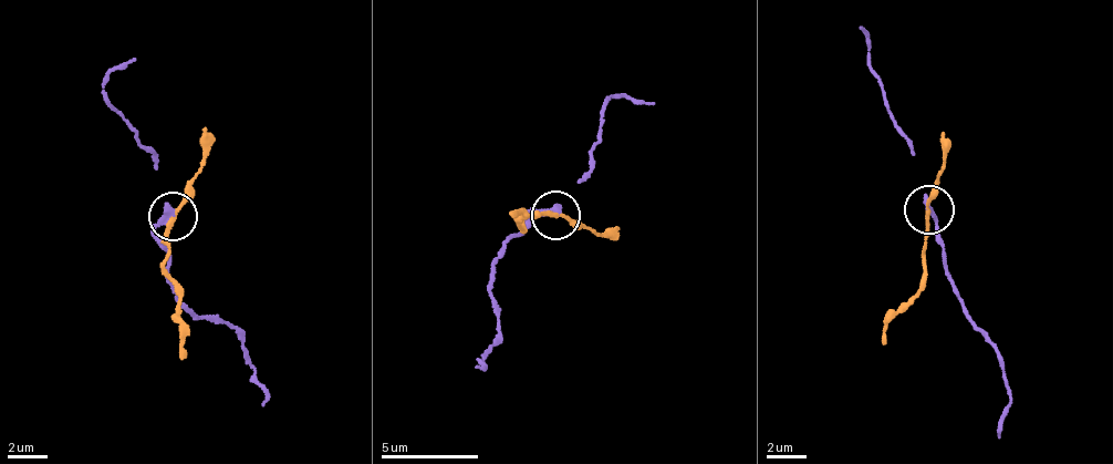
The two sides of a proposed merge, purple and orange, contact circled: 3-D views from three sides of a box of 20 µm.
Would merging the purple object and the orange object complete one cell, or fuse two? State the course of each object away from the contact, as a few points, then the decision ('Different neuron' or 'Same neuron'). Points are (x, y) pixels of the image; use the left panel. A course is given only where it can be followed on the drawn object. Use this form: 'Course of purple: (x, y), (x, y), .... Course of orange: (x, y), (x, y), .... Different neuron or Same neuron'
Course of purple: (173, 217), (154, 230), (166, 251), (166, 280), (190, 311), (241, 338), (263, 405). Course of orange: (173, 217), (164, 276), (178, 306), (185, 331), (179, 361). Different neuron

